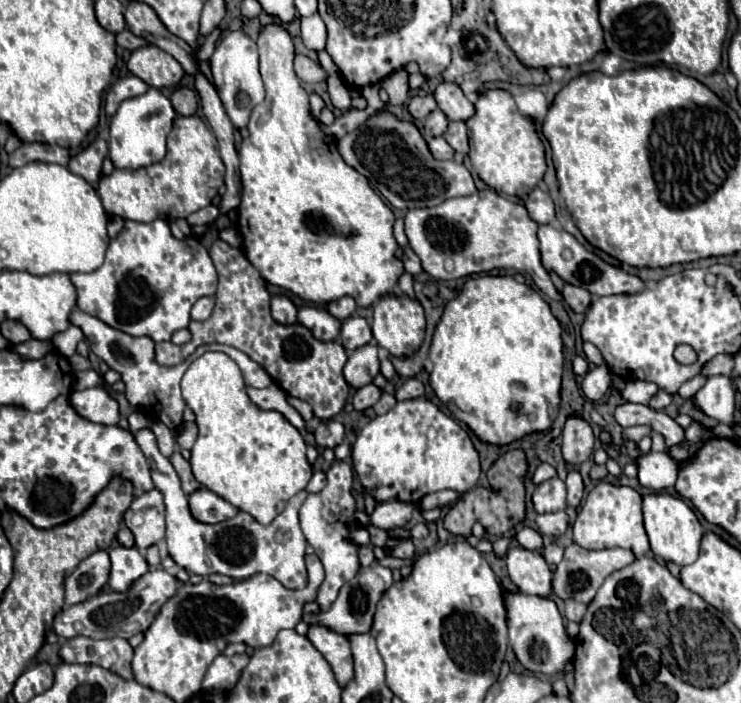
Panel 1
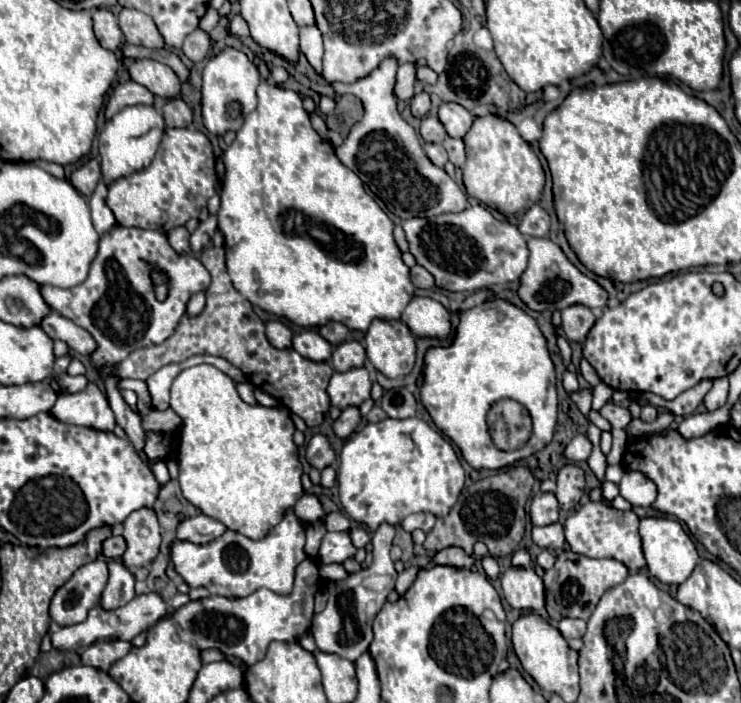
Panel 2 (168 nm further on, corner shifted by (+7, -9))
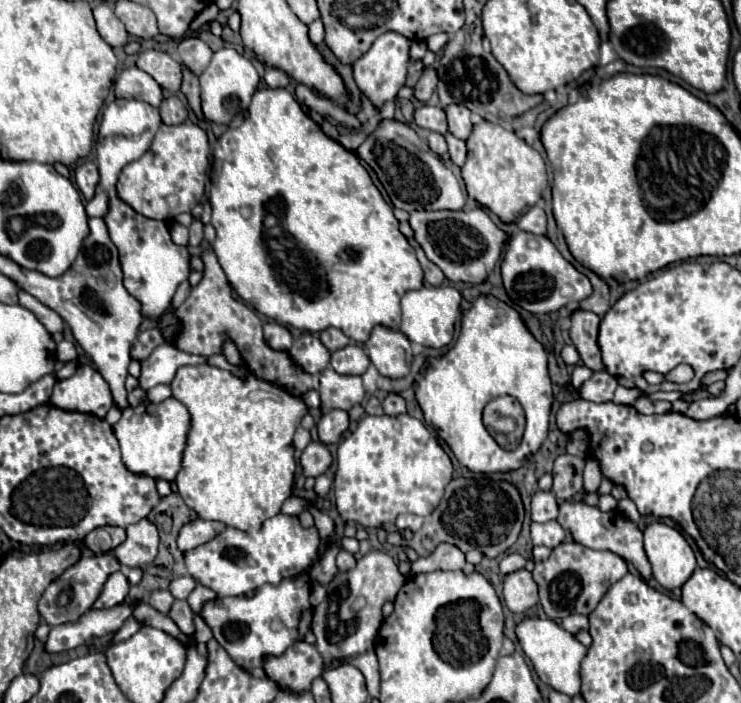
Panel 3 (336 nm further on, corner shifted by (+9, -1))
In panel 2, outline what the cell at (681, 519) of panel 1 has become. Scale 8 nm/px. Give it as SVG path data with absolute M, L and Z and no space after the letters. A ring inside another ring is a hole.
M644 518L640 520L640 536L644 546L644 556L650 574L662 584L682 584L698 564L698 552L690 536L682 530L676 520L670 518Z

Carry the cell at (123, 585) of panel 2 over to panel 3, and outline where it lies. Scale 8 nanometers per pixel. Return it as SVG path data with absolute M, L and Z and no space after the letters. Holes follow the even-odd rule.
M122 570L110 574L98 600L94 602L94 608L112 608L116 604L122 604L124 598L128 596L128 590L130 590L130 584L128 584L128 578L122 574Z

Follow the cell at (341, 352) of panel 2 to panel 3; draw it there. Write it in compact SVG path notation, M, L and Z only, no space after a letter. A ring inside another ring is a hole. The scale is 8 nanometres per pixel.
M348 344L346 348L332 352L330 364L340 374L364 374L368 364L370 364L370 358L362 350L362 346Z

